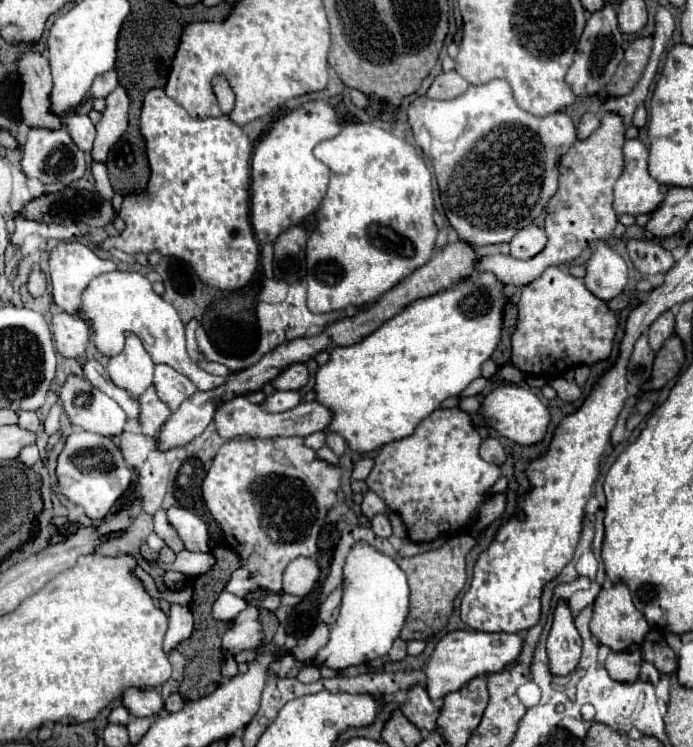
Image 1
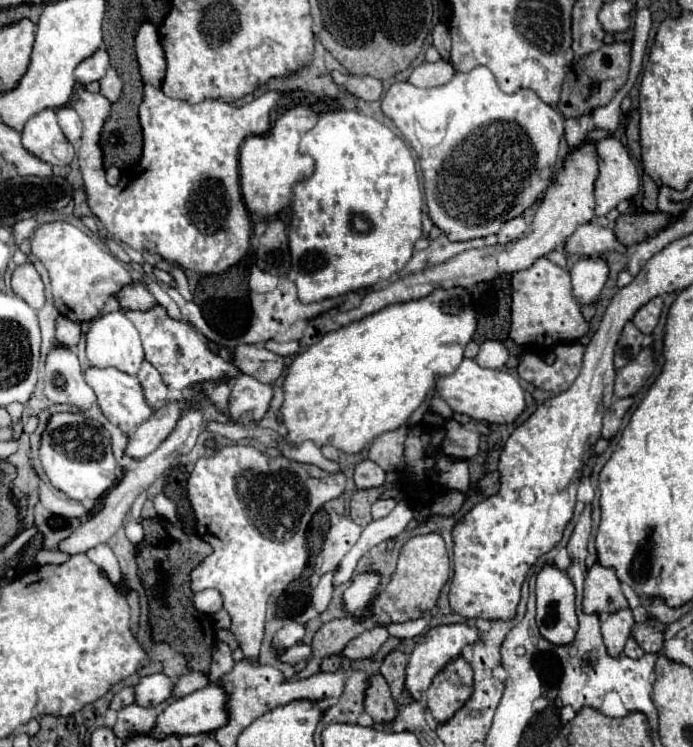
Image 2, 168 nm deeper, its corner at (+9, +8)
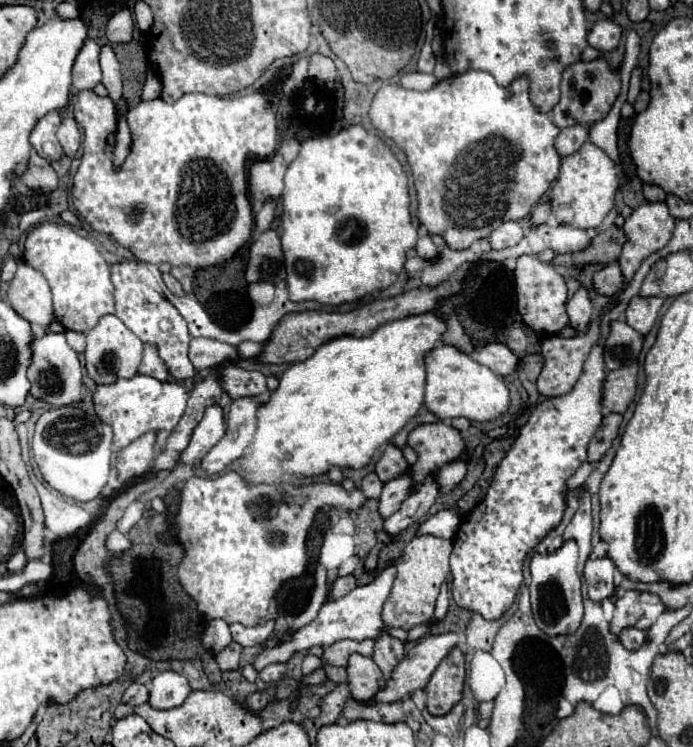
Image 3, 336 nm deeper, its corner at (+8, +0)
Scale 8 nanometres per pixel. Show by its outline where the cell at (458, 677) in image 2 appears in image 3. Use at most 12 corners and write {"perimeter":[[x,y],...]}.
{"perimeter":[[459,647],[425,687],[427,709],[449,713],[461,701],[465,659]]}

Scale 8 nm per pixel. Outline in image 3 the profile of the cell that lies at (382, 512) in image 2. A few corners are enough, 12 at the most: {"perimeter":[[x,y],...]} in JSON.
{"perimeter":[[405,471],[383,483],[381,517],[393,515],[409,497],[413,473]]}

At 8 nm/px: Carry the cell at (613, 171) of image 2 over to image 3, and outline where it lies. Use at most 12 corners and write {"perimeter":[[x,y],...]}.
{"perimeter":[[589,141],[561,157],[557,223],[599,227],[619,189],[615,163]]}

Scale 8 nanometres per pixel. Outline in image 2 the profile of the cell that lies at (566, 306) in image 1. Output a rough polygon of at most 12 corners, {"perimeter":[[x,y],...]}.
{"perimeter":[[546,257],[512,275],[510,339],[536,353],[590,323]]}

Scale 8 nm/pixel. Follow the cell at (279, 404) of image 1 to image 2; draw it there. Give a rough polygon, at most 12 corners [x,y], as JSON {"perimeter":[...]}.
{"perimeter":[[250,375],[232,385],[230,417],[258,425],[274,397]]}

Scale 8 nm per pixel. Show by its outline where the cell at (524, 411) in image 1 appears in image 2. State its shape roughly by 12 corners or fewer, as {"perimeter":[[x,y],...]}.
{"perimeter":[[464,359],[438,395],[476,421],[514,423],[524,389]]}

